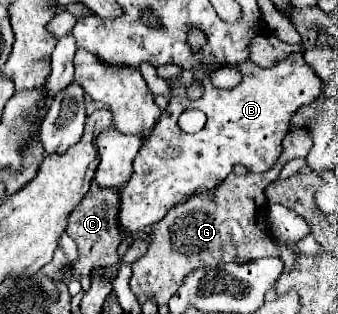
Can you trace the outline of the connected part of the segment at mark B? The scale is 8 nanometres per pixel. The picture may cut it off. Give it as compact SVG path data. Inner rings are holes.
M300 52L290 54L272 68L260 68L254 62L238 64L238 68L242 82L236 88L214 88L210 76L206 76L202 80L202 98L198 100L186 96L186 86L194 82L193 70L183 70L180 80L170 84L170 104L162 112L156 132L148 136L148 142L144 140L134 160L132 178L120 188L118 226L122 228L124 240L160 222L170 208L184 204L194 194L216 188L238 164L250 172L270 170L282 152L282 138L290 128L292 114L320 94L322 82ZM190 108L202 110L208 118L206 126L196 134L188 134L178 126L180 114Z

